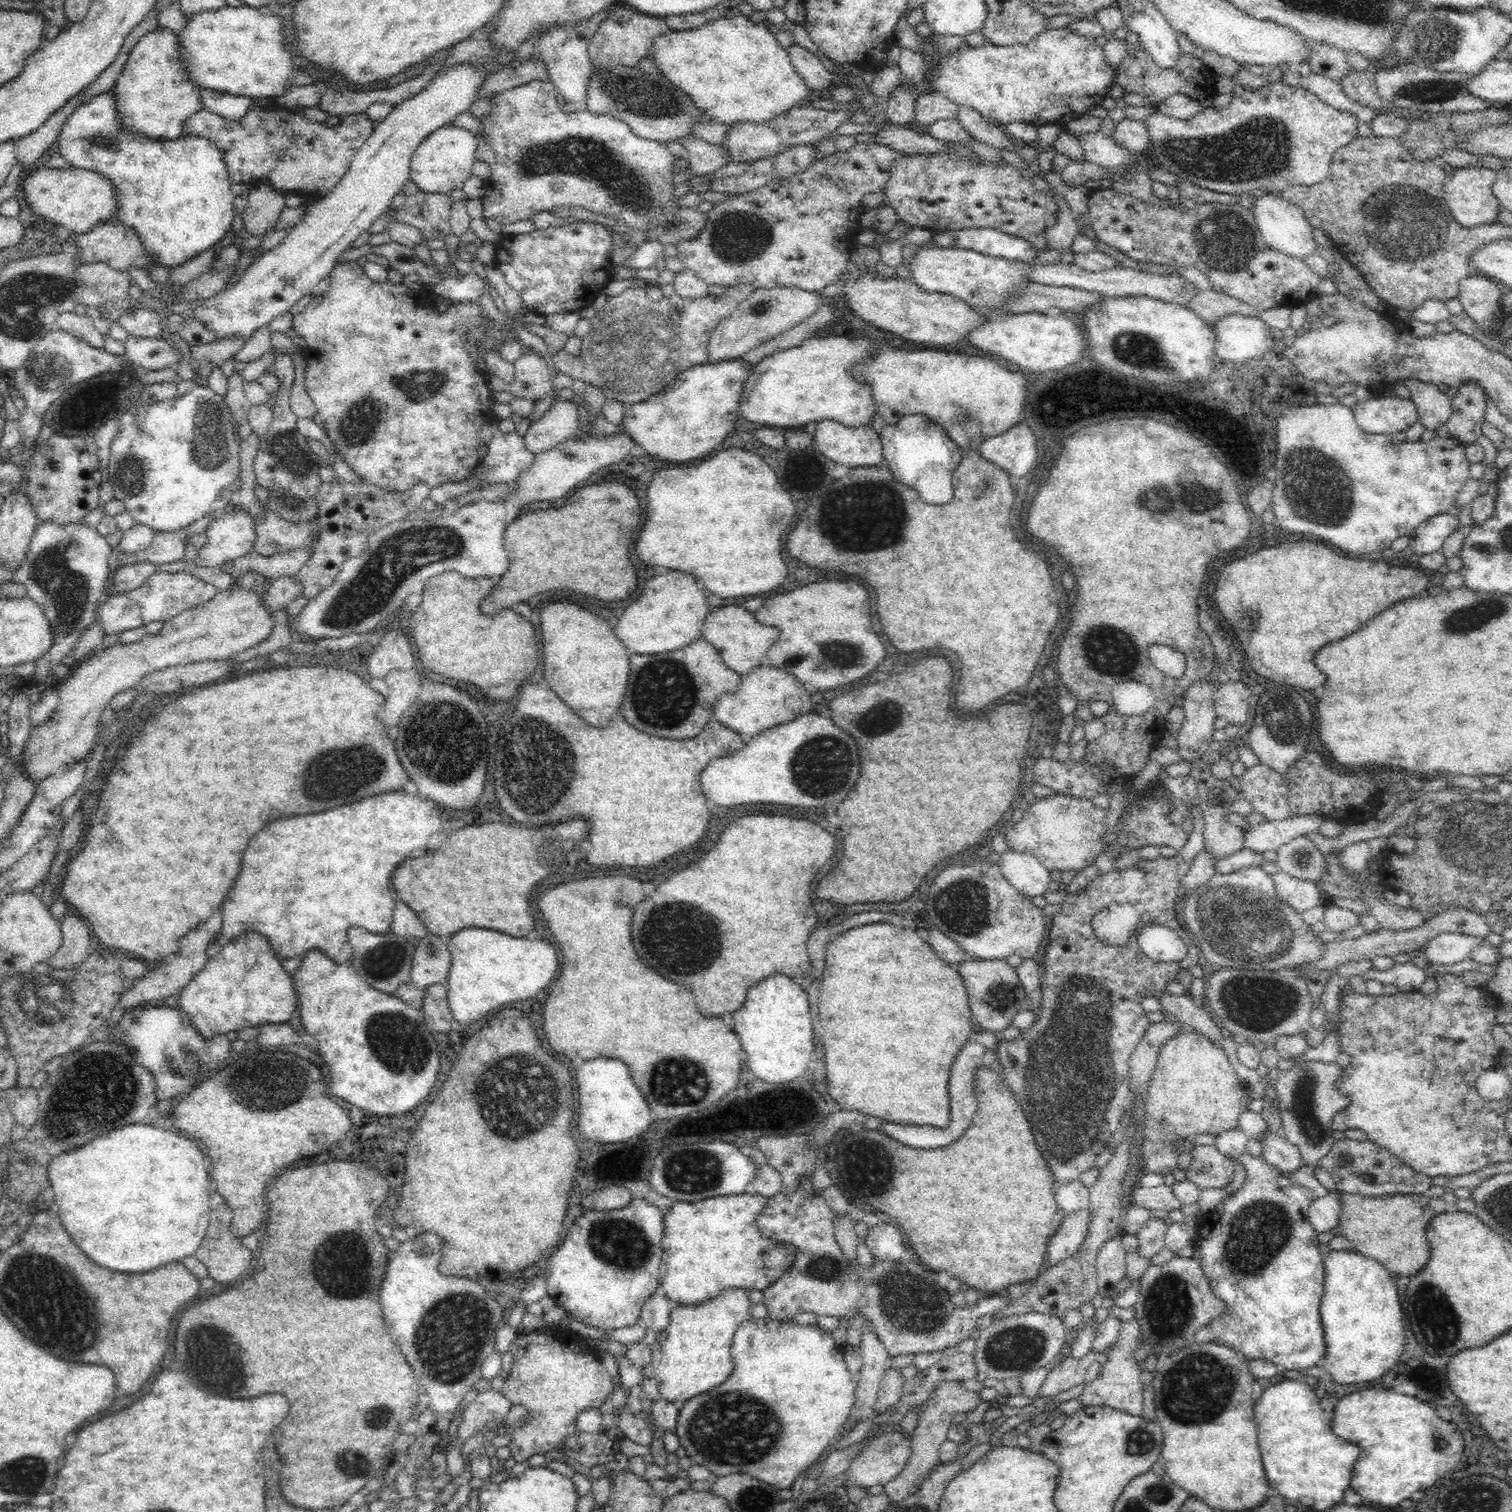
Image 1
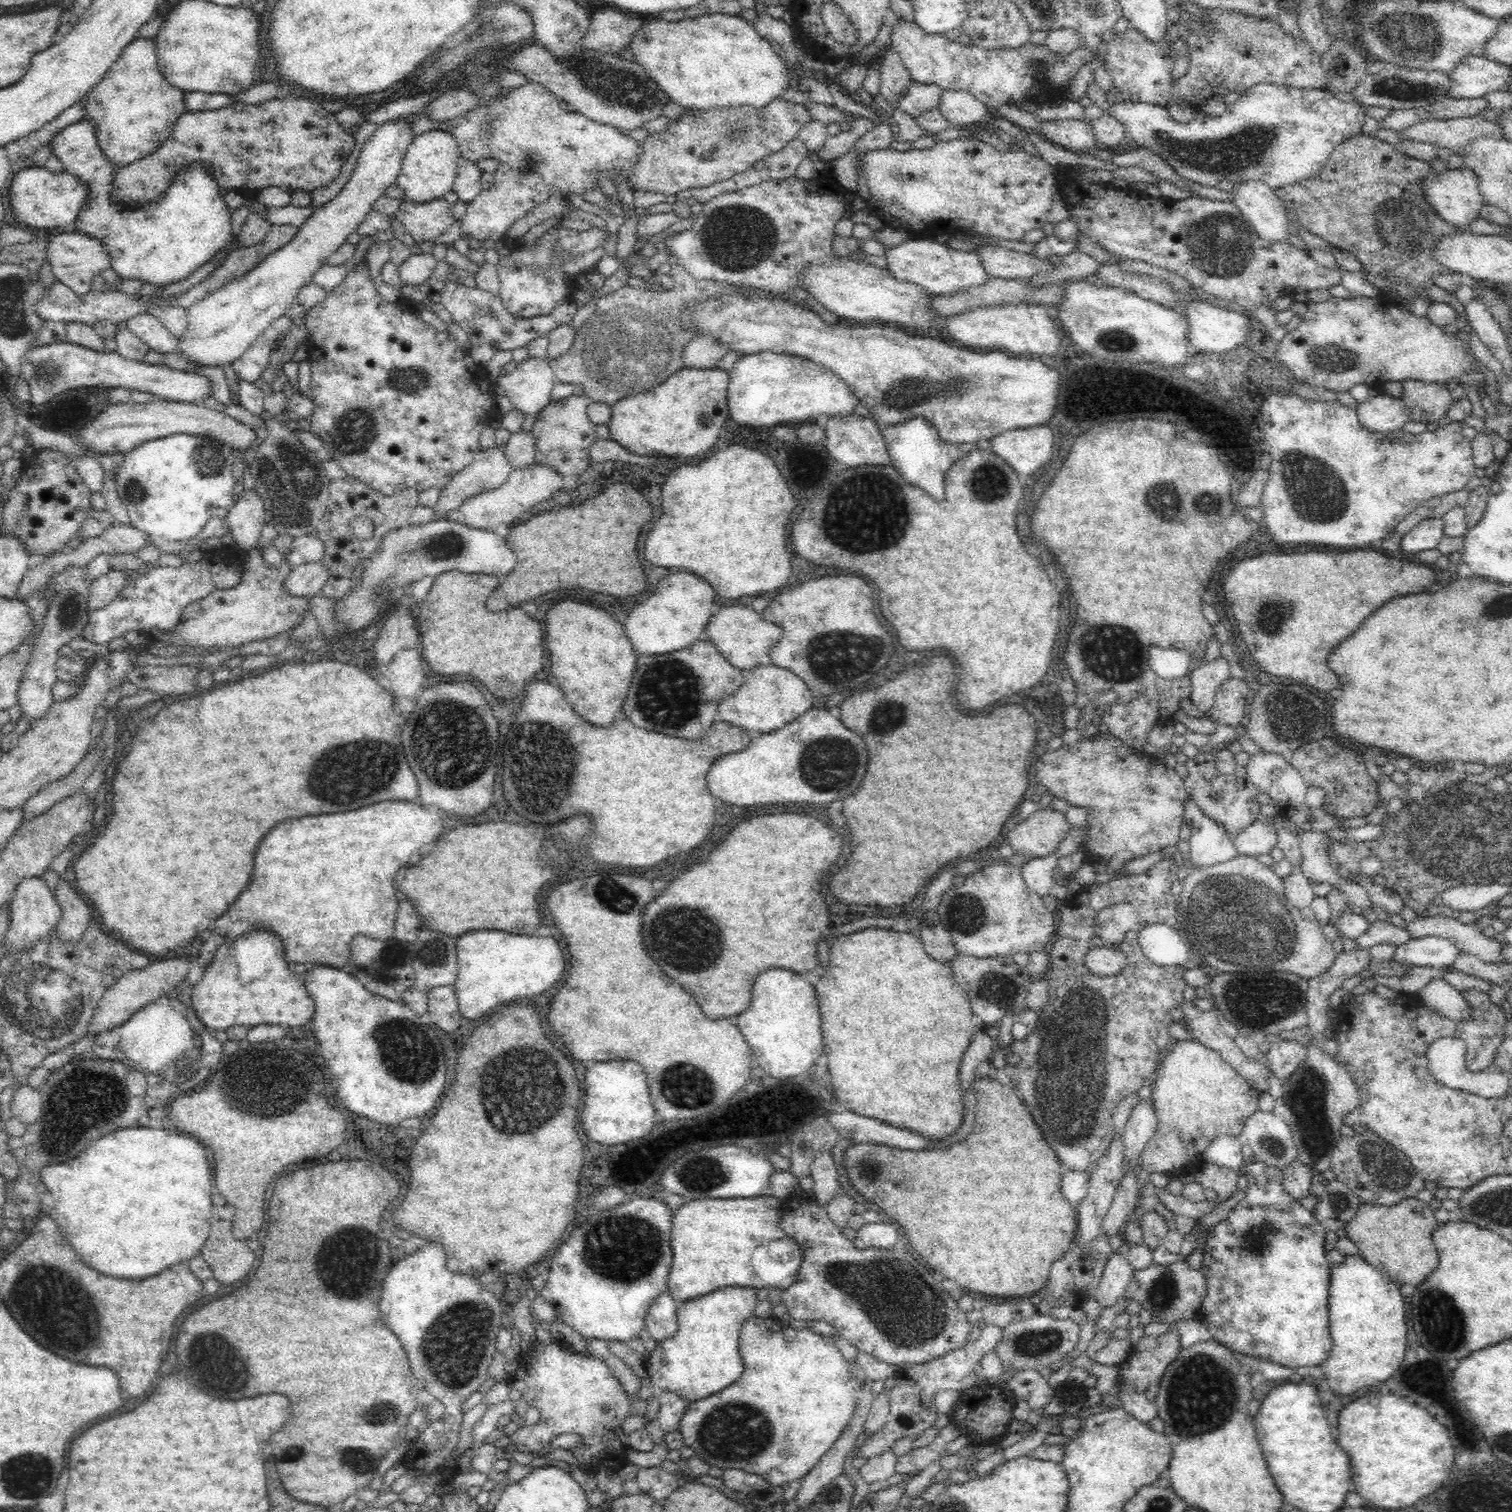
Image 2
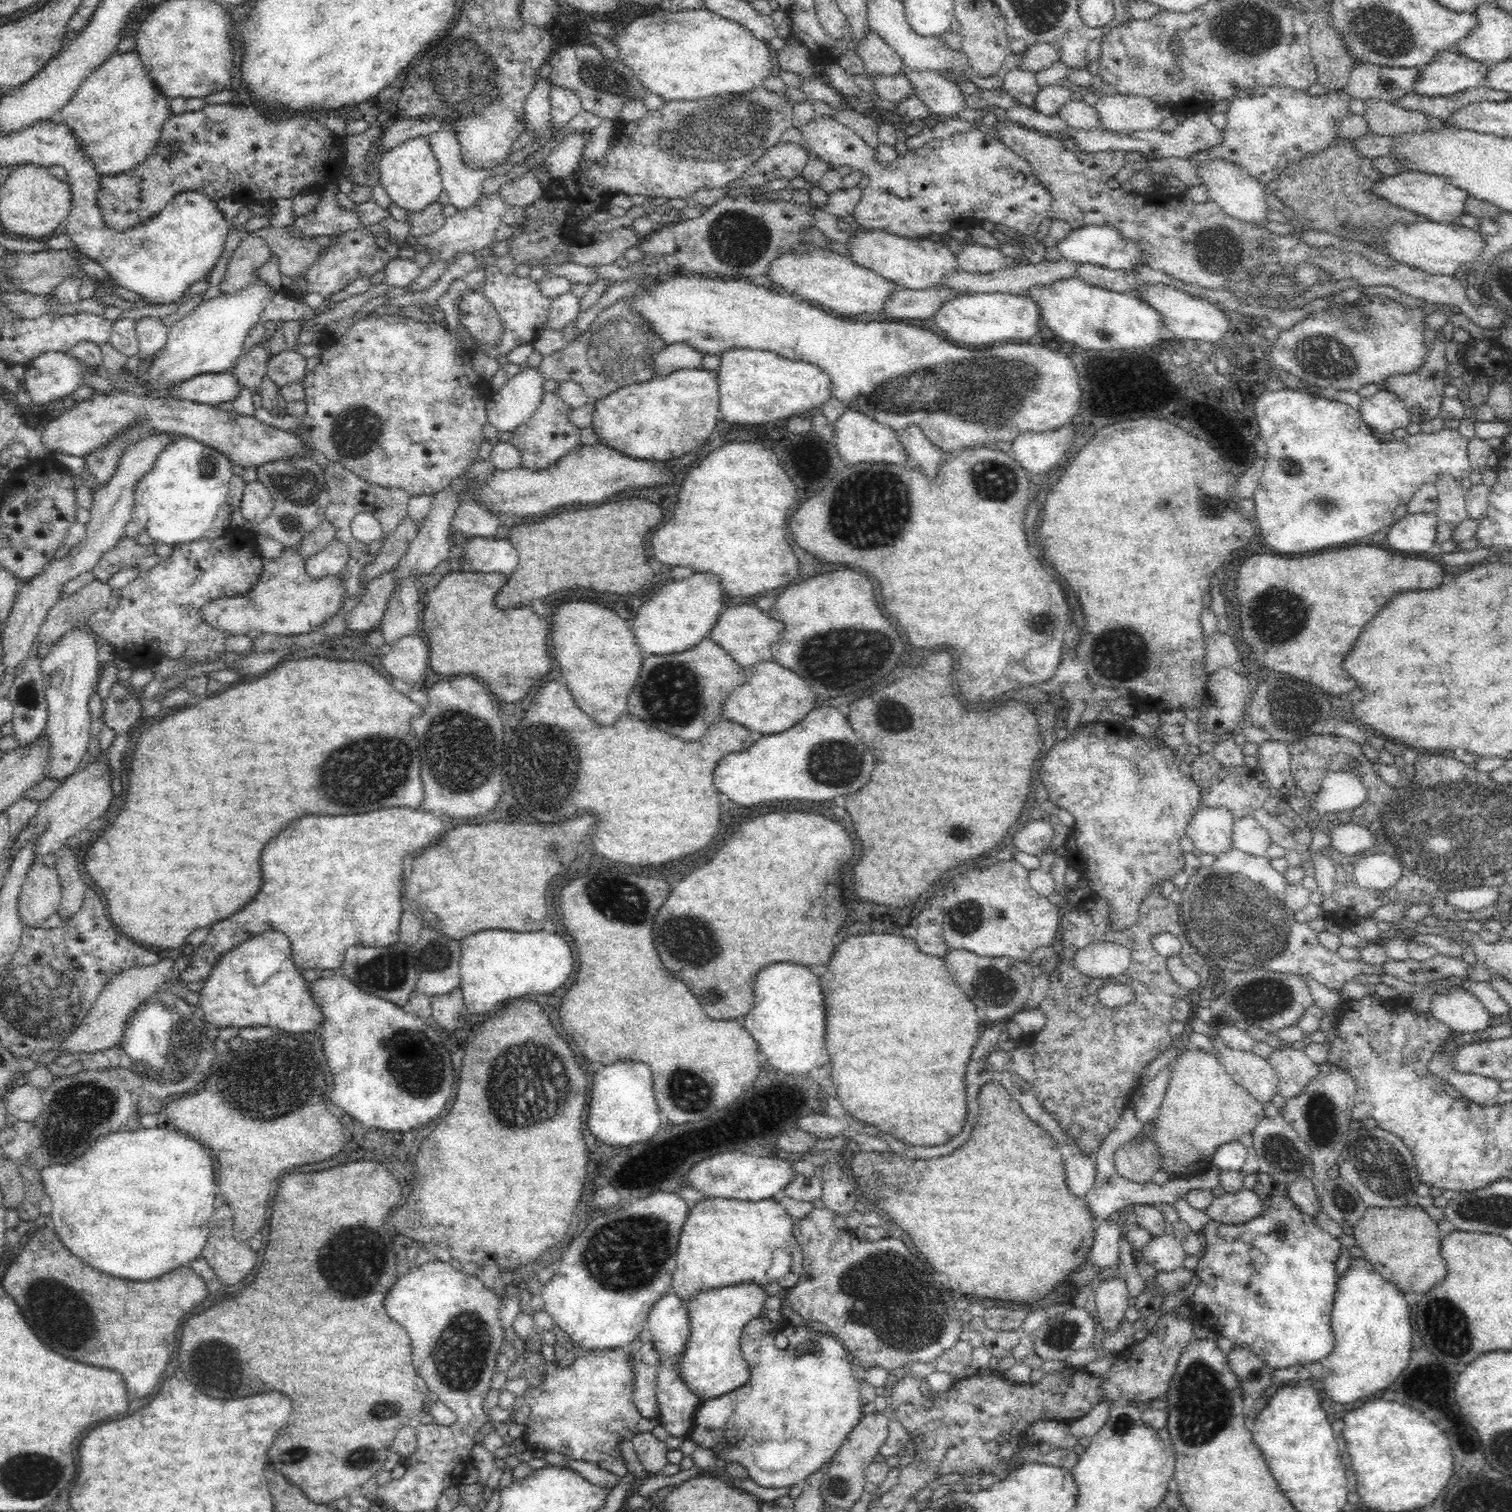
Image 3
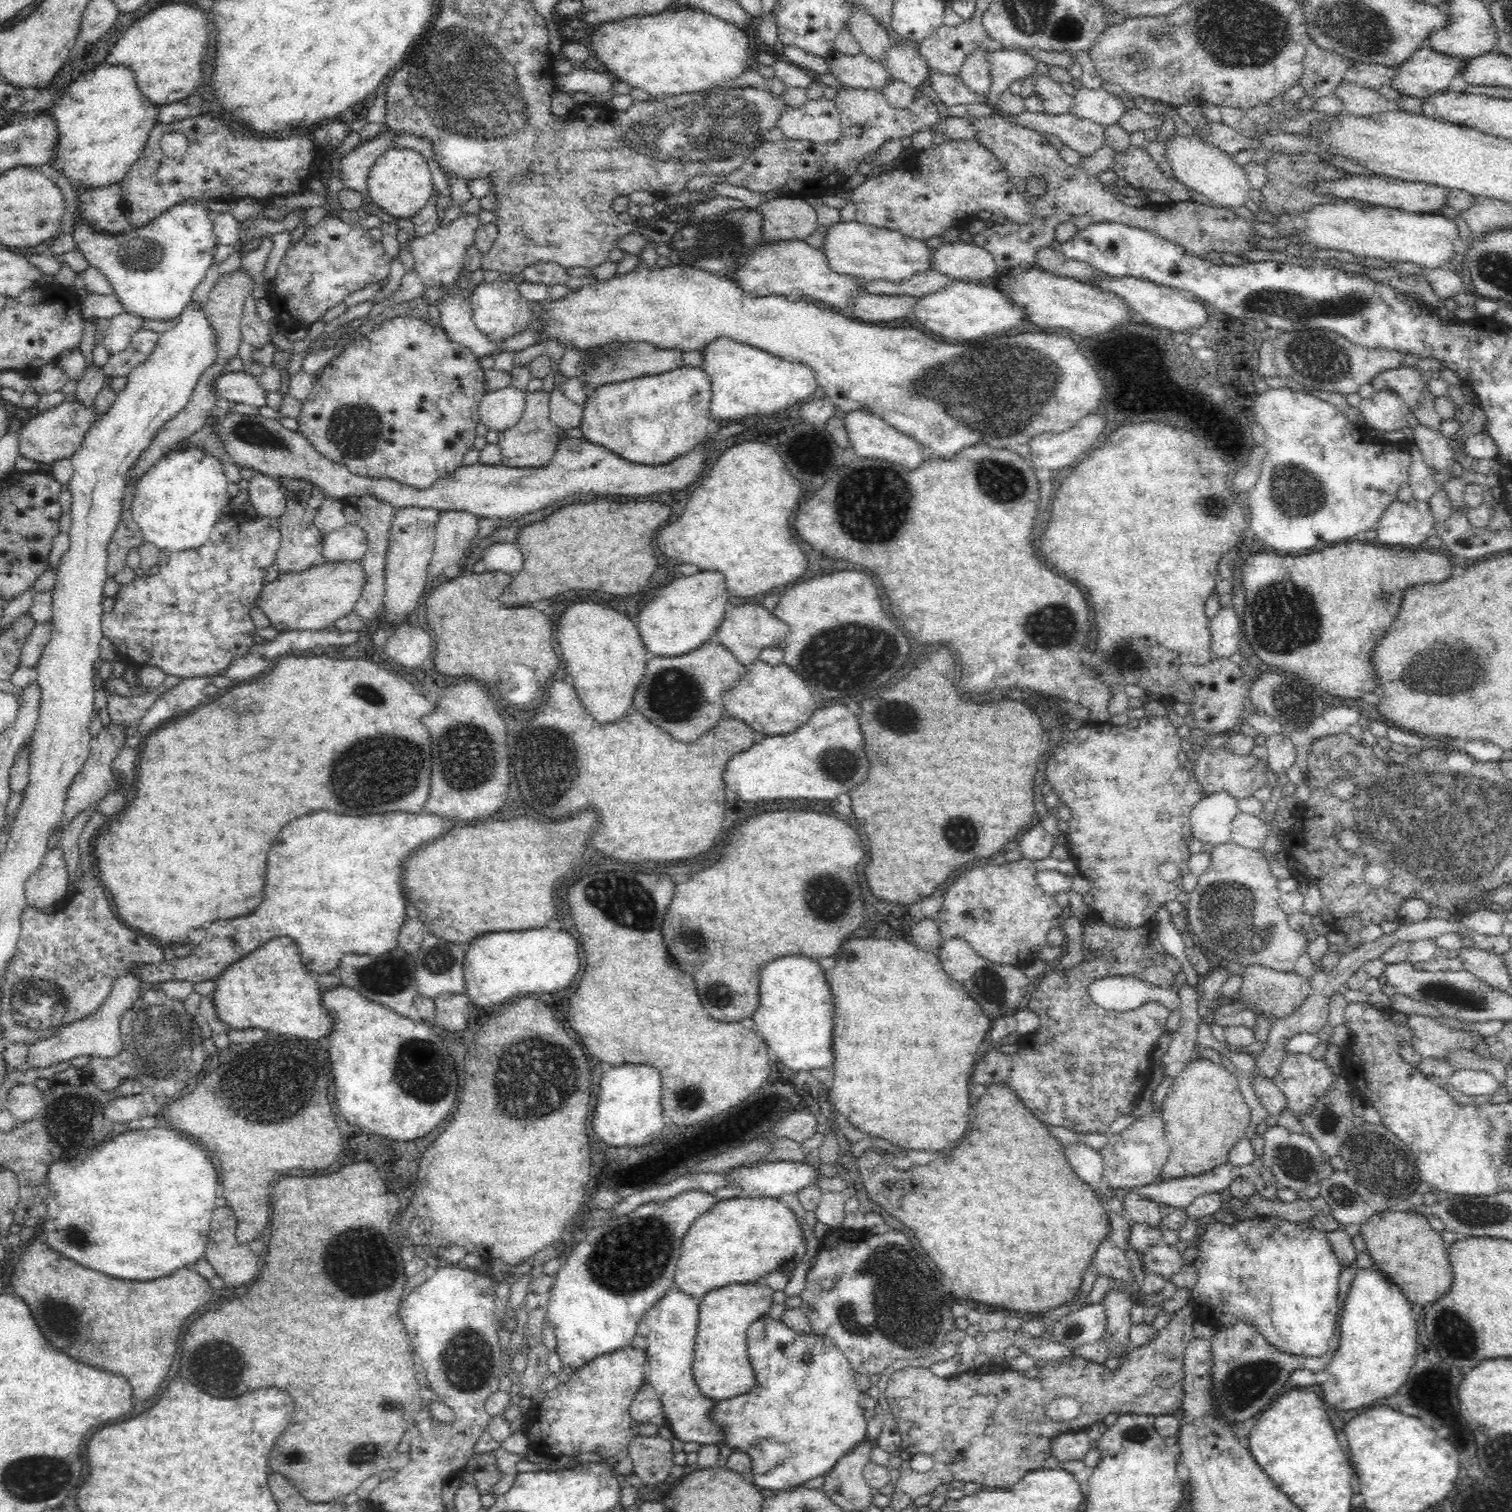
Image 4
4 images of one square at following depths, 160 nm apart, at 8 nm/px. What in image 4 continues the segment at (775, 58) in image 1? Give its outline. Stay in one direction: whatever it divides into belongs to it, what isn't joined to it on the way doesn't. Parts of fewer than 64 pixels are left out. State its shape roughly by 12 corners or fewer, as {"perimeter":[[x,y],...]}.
{"perimeter":[[699,9],[599,23],[606,72],[657,100],[749,69],[746,31]]}

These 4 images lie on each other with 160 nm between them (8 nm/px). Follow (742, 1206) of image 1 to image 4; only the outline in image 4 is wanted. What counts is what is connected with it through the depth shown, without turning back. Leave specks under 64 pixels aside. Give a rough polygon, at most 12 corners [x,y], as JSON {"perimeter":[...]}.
{"perimeter":[[777,1198],[716,1202],[688,1228],[674,1287],[761,1283],[806,1252]]}

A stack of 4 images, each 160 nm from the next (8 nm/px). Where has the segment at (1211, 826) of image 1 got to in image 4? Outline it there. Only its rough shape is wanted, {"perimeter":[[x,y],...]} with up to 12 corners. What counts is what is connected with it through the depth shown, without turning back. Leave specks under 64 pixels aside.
{"perimeter":[[1204,748],[1193,773],[1203,794],[1254,796],[1268,767],[1250,753]]}

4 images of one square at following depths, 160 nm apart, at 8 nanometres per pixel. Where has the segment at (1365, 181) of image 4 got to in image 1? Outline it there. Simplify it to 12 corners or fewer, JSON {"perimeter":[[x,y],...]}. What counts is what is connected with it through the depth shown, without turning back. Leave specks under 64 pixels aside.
{"perimeter":[[1454,169],[1443,191],[1465,228],[1498,223],[1497,172]]}

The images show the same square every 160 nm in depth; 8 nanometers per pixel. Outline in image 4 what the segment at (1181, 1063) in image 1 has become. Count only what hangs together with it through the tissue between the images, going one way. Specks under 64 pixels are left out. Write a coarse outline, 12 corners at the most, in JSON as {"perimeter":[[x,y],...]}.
{"perimeter":[[1194,1056],[1161,1106],[1160,1180],[1227,1163],[1250,1108],[1237,1076]]}

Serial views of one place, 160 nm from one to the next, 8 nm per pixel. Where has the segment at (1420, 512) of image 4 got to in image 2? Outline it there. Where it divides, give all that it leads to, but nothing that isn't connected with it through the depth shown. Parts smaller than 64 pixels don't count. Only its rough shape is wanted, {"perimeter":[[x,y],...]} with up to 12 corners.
{"perimeter":[[1443,518],[1420,521],[1401,538],[1406,552],[1437,548],[1444,537]]}

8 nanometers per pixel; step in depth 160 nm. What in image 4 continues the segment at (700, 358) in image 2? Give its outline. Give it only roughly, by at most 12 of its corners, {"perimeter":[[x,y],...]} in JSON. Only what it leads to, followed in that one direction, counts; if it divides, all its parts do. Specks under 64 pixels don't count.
{"perimeter":[[630,341],[577,379],[586,390],[682,367],[678,347]]}

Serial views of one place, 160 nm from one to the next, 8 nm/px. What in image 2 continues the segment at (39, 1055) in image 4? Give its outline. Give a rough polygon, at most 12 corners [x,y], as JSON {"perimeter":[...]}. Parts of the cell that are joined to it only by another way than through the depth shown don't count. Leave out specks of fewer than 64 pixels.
{"perimeter":[[188,957],[124,973],[90,1023],[98,1035],[167,996],[187,977]]}

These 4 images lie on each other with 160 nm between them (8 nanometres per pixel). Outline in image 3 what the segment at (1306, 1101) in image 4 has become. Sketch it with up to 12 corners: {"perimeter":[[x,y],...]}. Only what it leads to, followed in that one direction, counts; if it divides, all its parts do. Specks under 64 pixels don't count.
{"perimeter":[[1296,1048],[1266,1058],[1284,1098],[1298,1096],[1318,1066]]}

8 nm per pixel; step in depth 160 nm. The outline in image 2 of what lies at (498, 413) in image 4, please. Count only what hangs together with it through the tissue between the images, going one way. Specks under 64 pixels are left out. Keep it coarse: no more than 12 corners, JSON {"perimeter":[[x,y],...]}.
{"perimeter":[[529,357],[492,379],[525,416],[551,403],[549,361]]}

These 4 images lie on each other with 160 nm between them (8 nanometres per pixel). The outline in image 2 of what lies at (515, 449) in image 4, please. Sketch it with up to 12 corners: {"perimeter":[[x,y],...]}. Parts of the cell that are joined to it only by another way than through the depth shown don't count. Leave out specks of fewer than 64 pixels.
{"perimeter":[[576,393],[551,401],[531,433],[535,462],[573,485],[599,438],[592,400]]}

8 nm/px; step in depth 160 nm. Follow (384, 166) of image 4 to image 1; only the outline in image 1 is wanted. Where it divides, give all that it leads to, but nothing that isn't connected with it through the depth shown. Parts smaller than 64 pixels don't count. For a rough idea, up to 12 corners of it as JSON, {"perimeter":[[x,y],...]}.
{"perimeter":[[441,126],[413,154],[410,178],[424,192],[463,188],[478,137]]}

